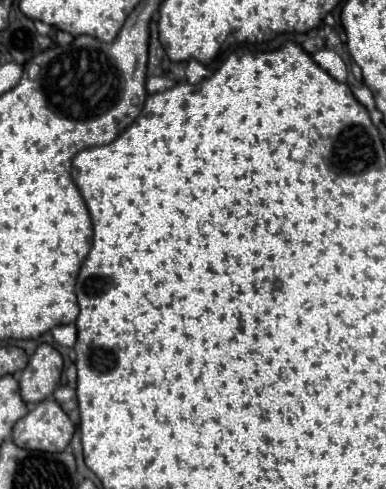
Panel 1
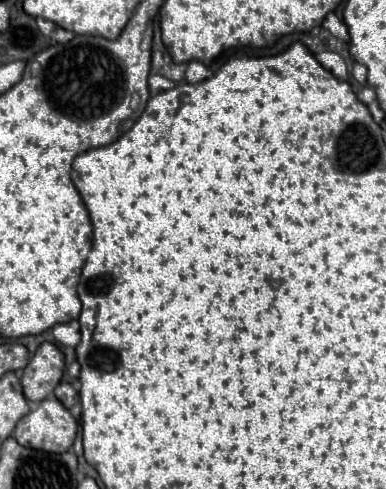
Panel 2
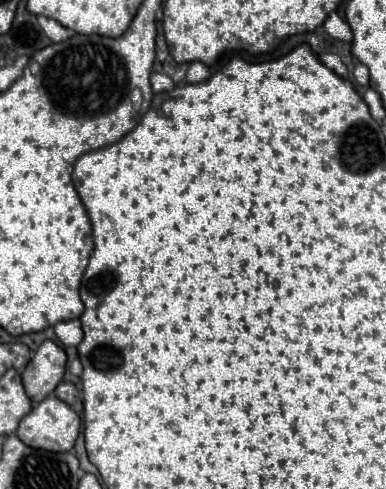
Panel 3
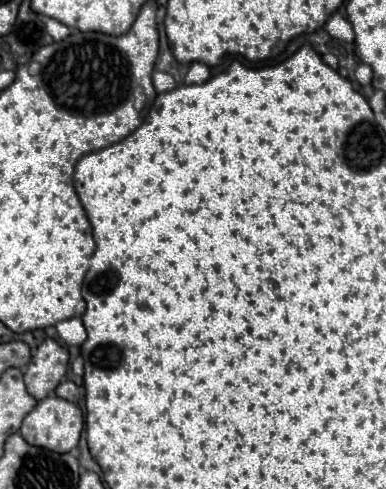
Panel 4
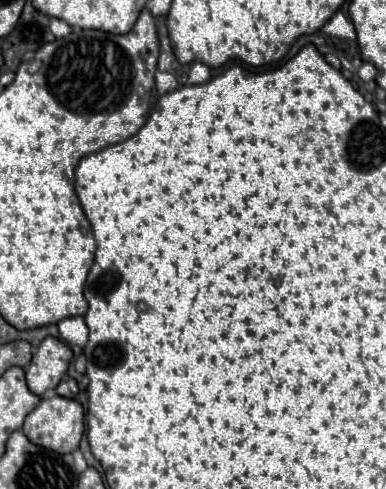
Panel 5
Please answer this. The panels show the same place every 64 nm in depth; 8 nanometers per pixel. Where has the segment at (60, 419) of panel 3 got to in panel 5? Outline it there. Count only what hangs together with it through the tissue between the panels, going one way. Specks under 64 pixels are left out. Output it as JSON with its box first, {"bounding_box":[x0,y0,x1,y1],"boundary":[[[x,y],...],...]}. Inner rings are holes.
{"bounding_box":[22,396,84,454],"boundary":[[[54,396],[48,400],[42,398],[40,404],[26,416],[22,430],[28,436],[28,440],[32,440],[42,448],[54,450],[58,454],[74,452],[80,446],[84,434],[84,408],[78,400],[72,398],[62,398],[62,396]]]}

